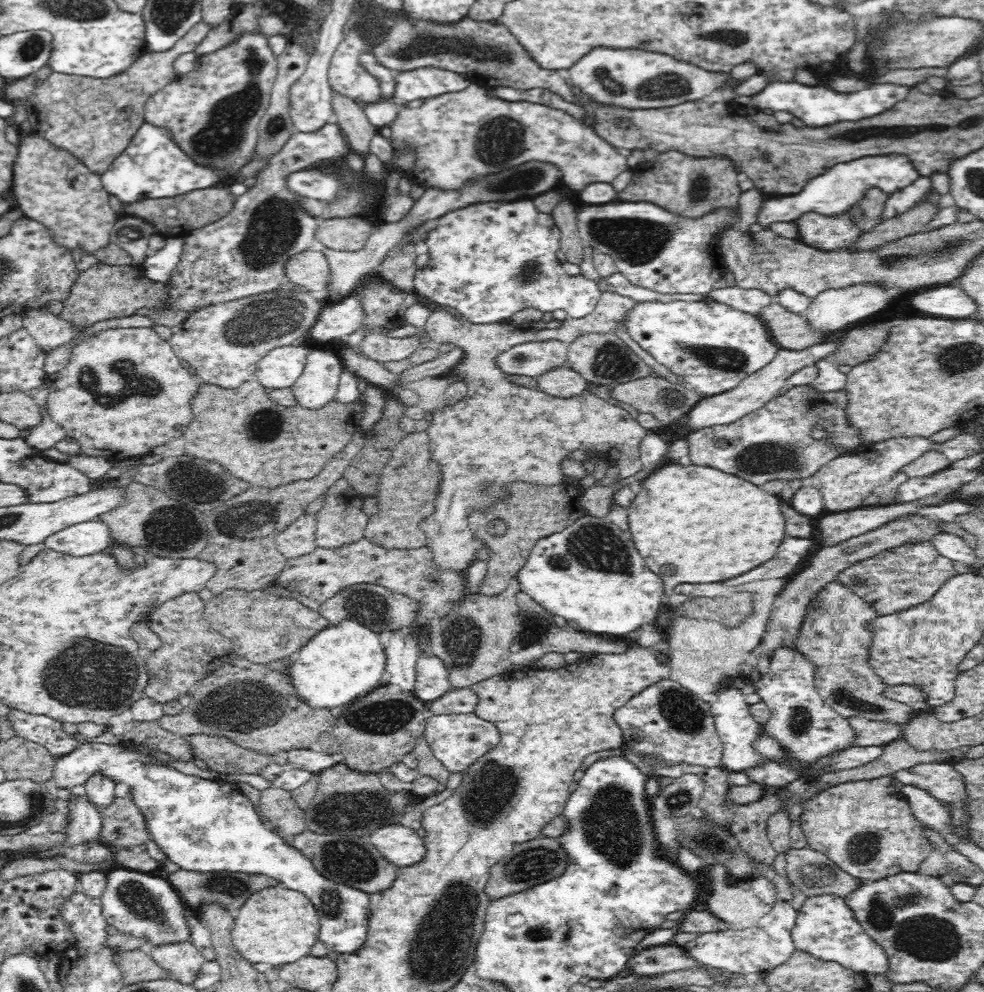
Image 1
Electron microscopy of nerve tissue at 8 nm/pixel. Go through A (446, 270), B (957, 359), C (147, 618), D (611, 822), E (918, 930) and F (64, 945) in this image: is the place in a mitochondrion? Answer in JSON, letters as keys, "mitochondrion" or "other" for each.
{"A":"other","B":"mitochondrion","C":"other","D":"mitochondrion","E":"mitochondrion","F":"other"}

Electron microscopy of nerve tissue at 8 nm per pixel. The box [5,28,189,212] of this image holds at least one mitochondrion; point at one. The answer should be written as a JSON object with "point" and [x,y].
{"point":[33,46]}

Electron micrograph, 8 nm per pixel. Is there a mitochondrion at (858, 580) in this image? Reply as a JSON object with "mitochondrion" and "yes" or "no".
{"mitochondrion":"yes"}

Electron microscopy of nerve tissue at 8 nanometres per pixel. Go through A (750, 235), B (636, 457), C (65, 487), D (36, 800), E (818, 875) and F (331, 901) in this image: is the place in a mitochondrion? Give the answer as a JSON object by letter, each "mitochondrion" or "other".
{"A":"other","B":"other","C":"other","D":"mitochondrion","E":"mitochondrion","F":"mitochondrion"}

